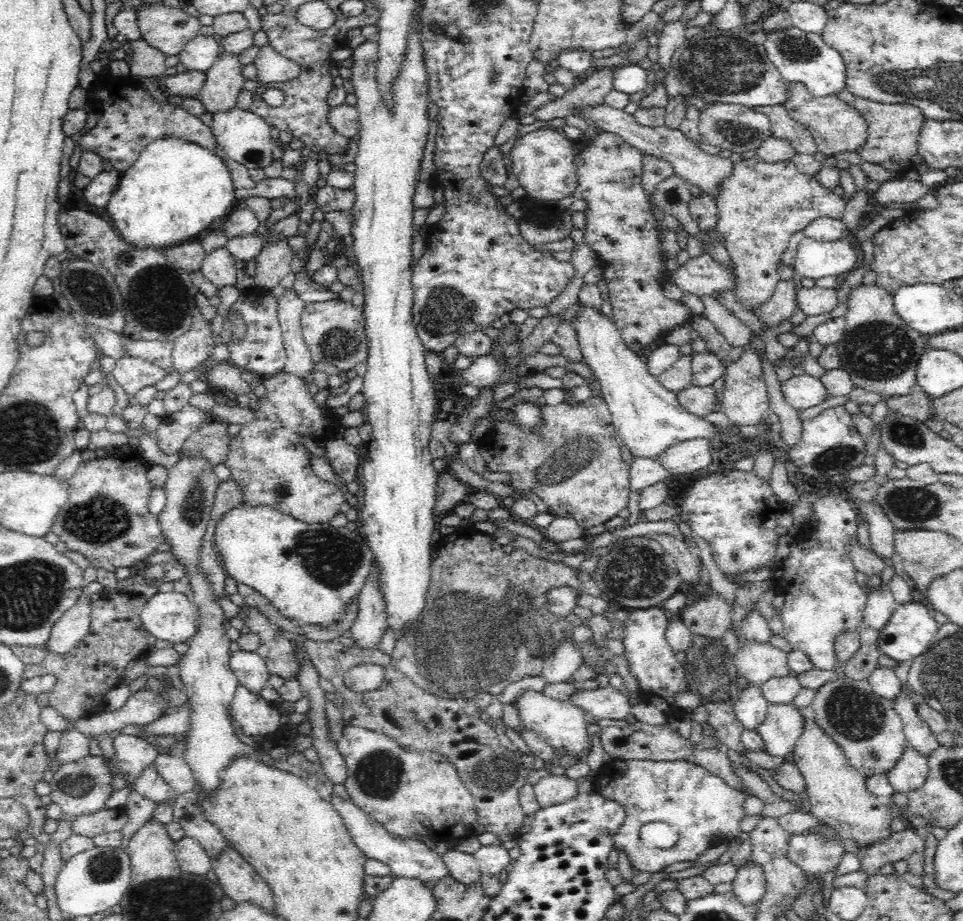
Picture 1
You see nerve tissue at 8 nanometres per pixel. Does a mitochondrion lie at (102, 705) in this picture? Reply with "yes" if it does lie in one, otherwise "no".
no

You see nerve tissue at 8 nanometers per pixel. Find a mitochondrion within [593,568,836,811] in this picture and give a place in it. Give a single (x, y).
(710, 668)

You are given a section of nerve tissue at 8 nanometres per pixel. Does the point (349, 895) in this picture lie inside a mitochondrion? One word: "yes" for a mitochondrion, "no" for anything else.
no

